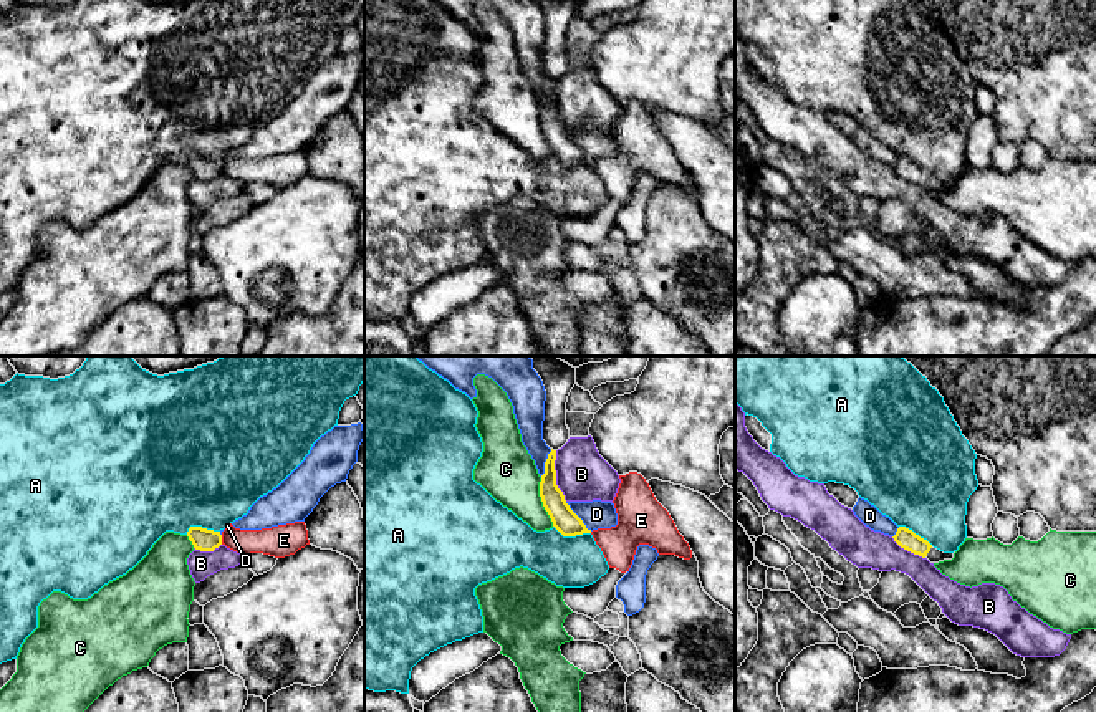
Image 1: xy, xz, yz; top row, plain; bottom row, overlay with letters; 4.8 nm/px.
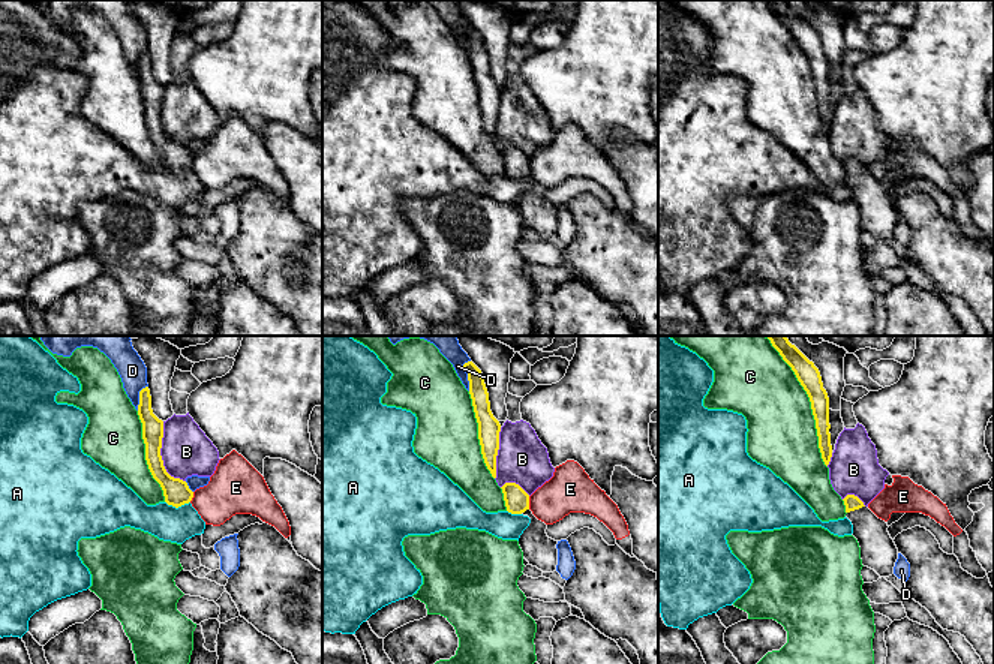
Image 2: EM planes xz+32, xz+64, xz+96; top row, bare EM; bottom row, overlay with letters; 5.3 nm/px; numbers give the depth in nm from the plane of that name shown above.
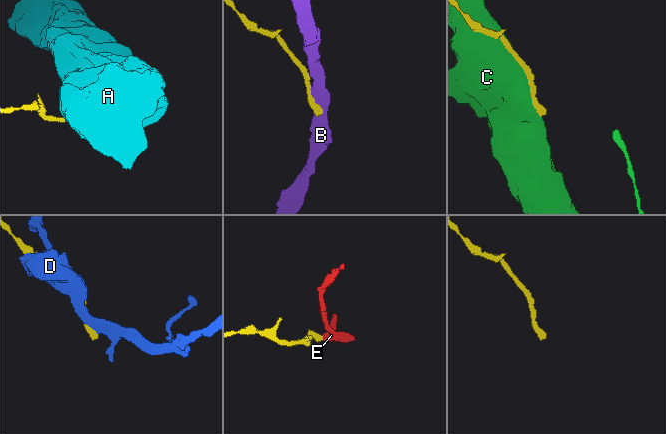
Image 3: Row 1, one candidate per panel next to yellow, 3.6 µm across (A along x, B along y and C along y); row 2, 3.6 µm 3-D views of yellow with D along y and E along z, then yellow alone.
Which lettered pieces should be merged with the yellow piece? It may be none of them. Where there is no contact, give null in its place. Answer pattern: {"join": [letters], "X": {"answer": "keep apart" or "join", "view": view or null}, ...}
{"join": [], "A": {"answer": "keep apart", "view": "xz"}, "B": {"answer": "keep apart", "view": "xz"}, "C": {"answer": "keep apart", "view": "xz"}, "D": {"answer": "keep apart", "view": "xz"}, "E": {"answer": "keep apart", "view": "xy"}}

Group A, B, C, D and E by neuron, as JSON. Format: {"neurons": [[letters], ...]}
{"neurons": [["A"], ["B"], ["C"], ["D"], ["E"]]}

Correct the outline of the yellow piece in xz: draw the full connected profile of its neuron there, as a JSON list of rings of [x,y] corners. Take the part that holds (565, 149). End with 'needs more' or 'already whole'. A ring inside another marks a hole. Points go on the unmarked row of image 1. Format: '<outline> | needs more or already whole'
[[[551,78],[545,91],[545,103],[541,104],[540,111],[540,126],[545,139],[548,141],[553,151],[553,156],[563,166],[591,162],[591,159],[586,157],[583,149],[570,137],[563,121],[556,114],[555,89],[556,89],[556,79]]] | already whole

